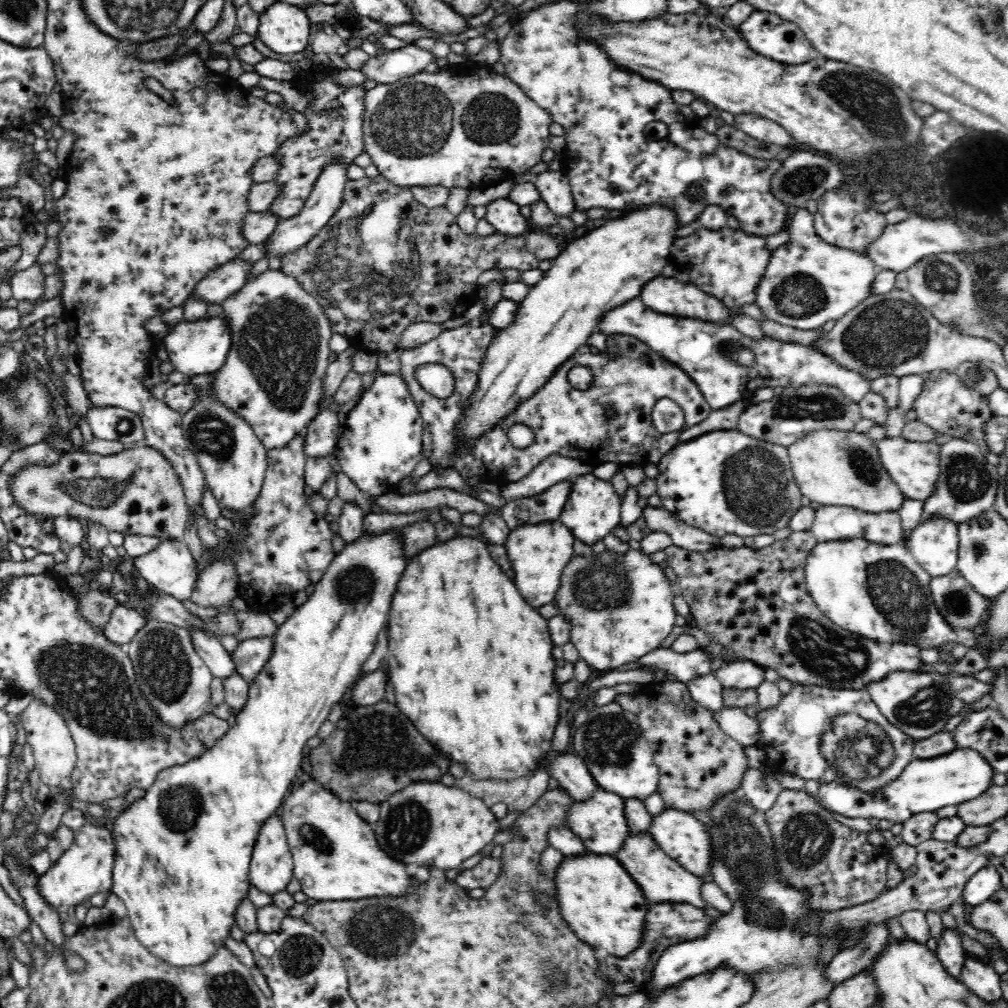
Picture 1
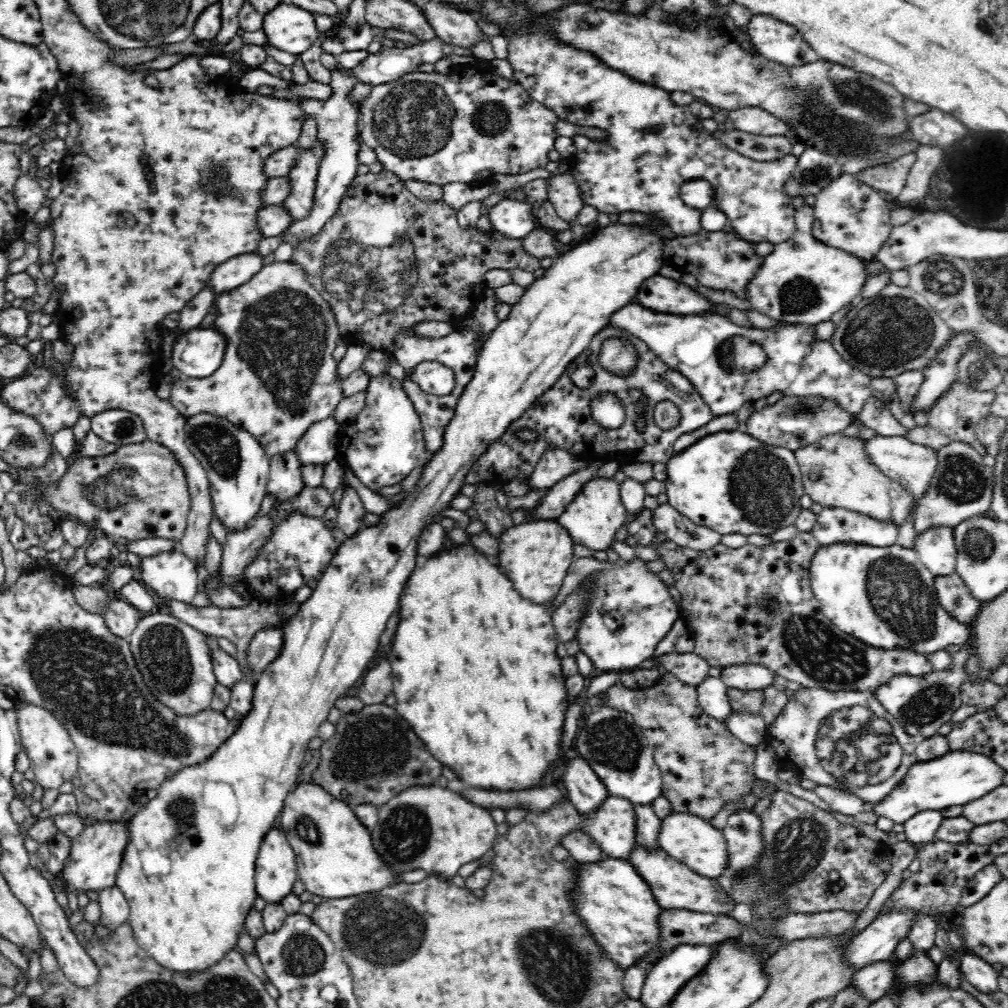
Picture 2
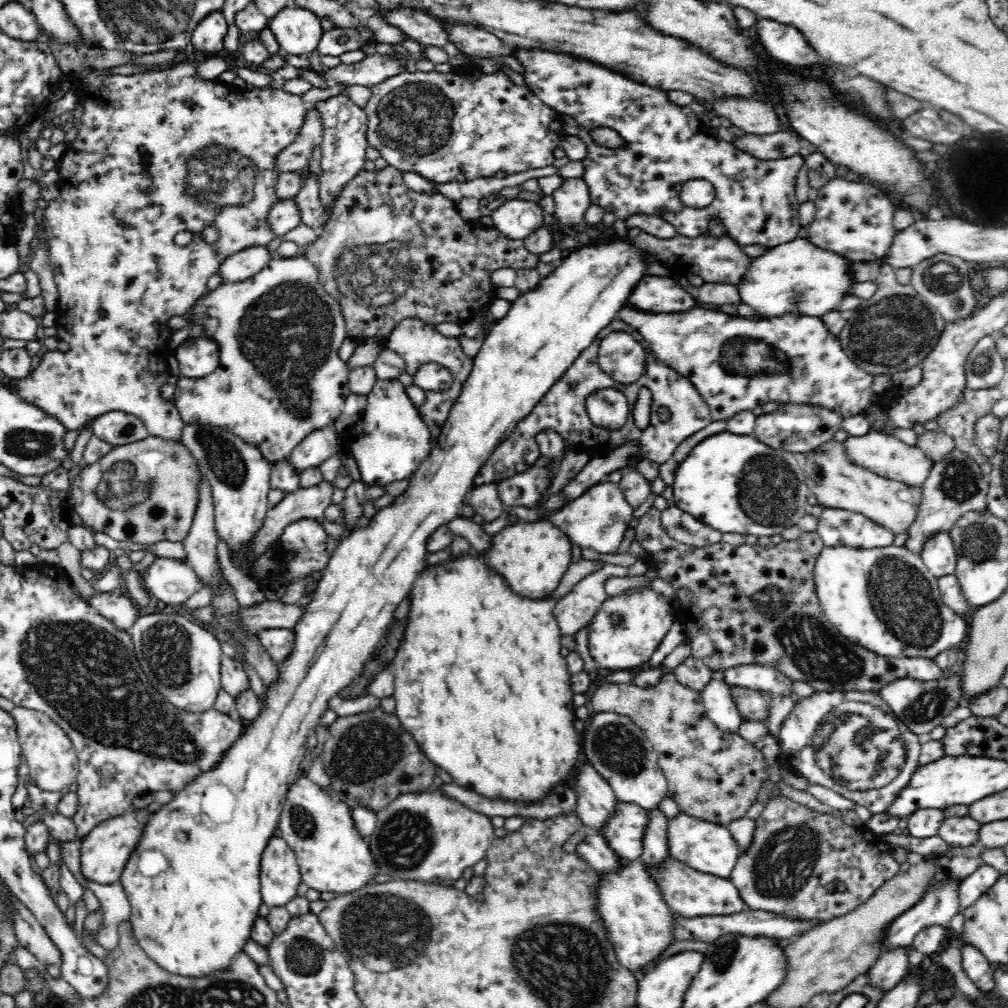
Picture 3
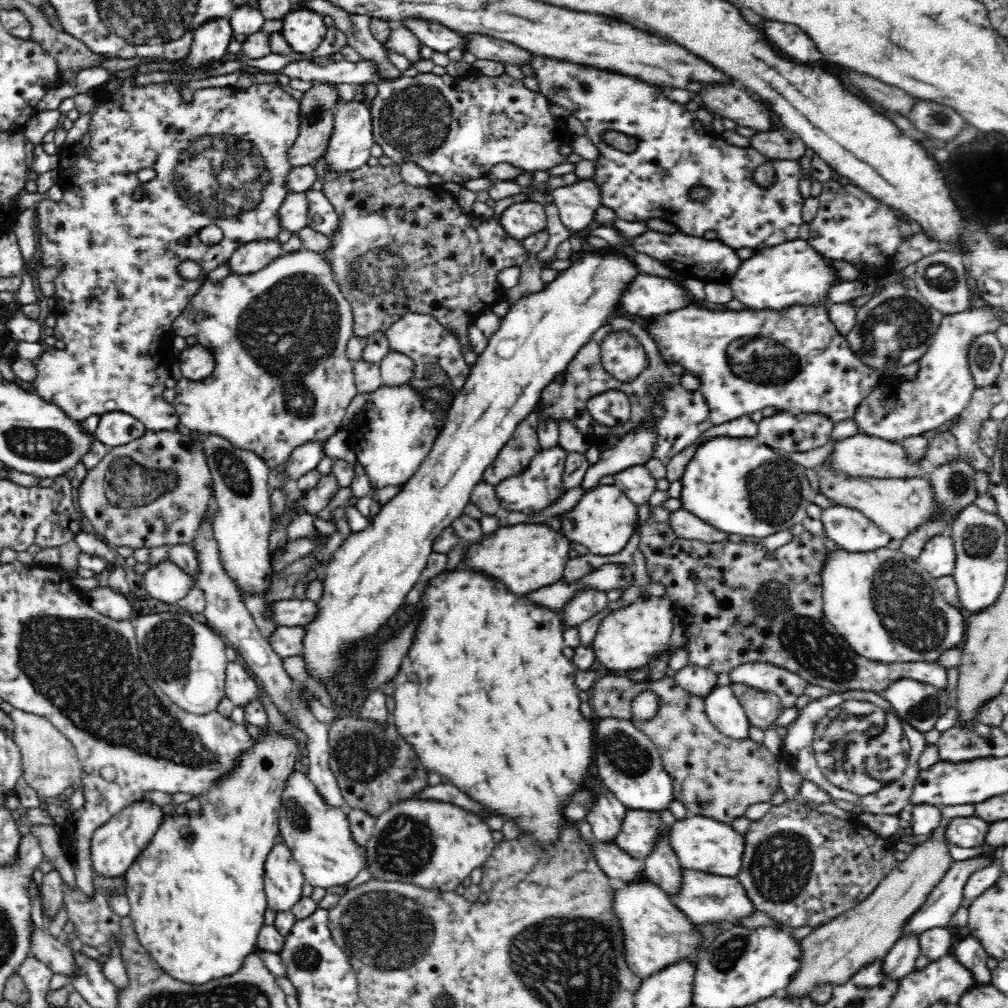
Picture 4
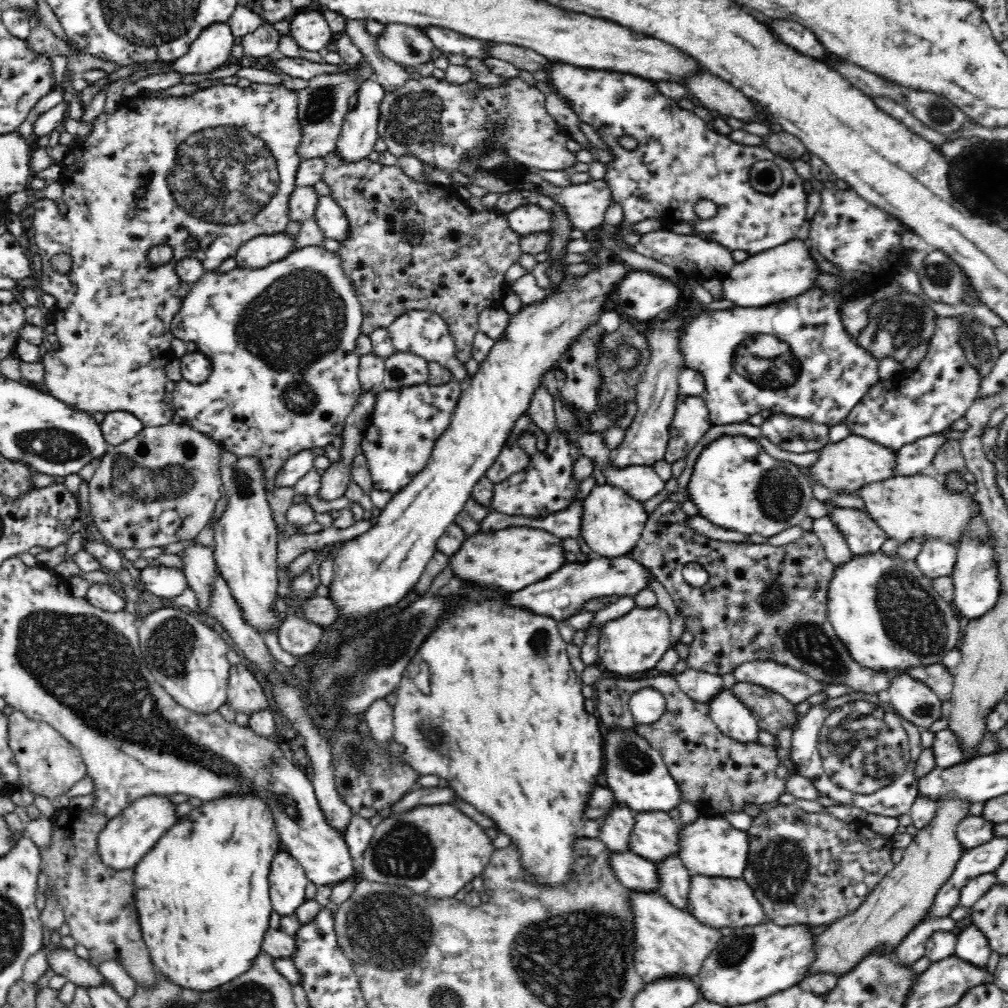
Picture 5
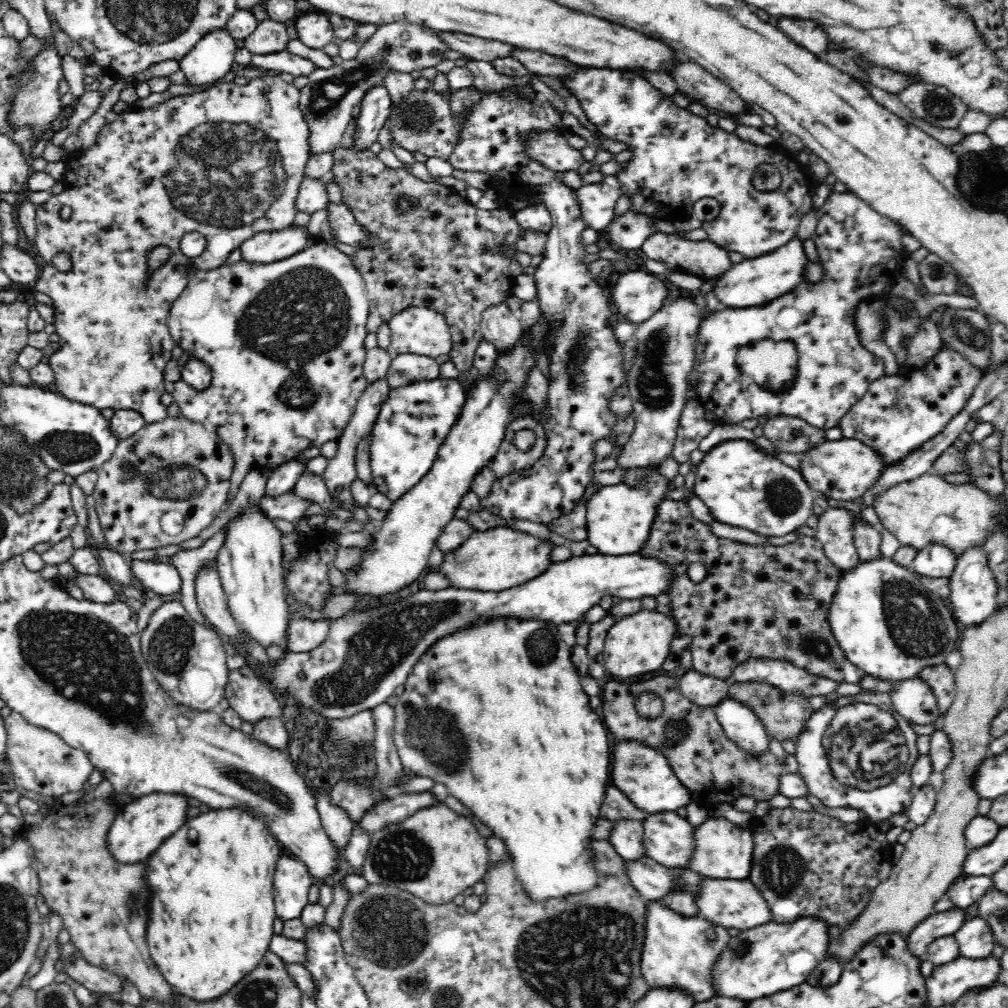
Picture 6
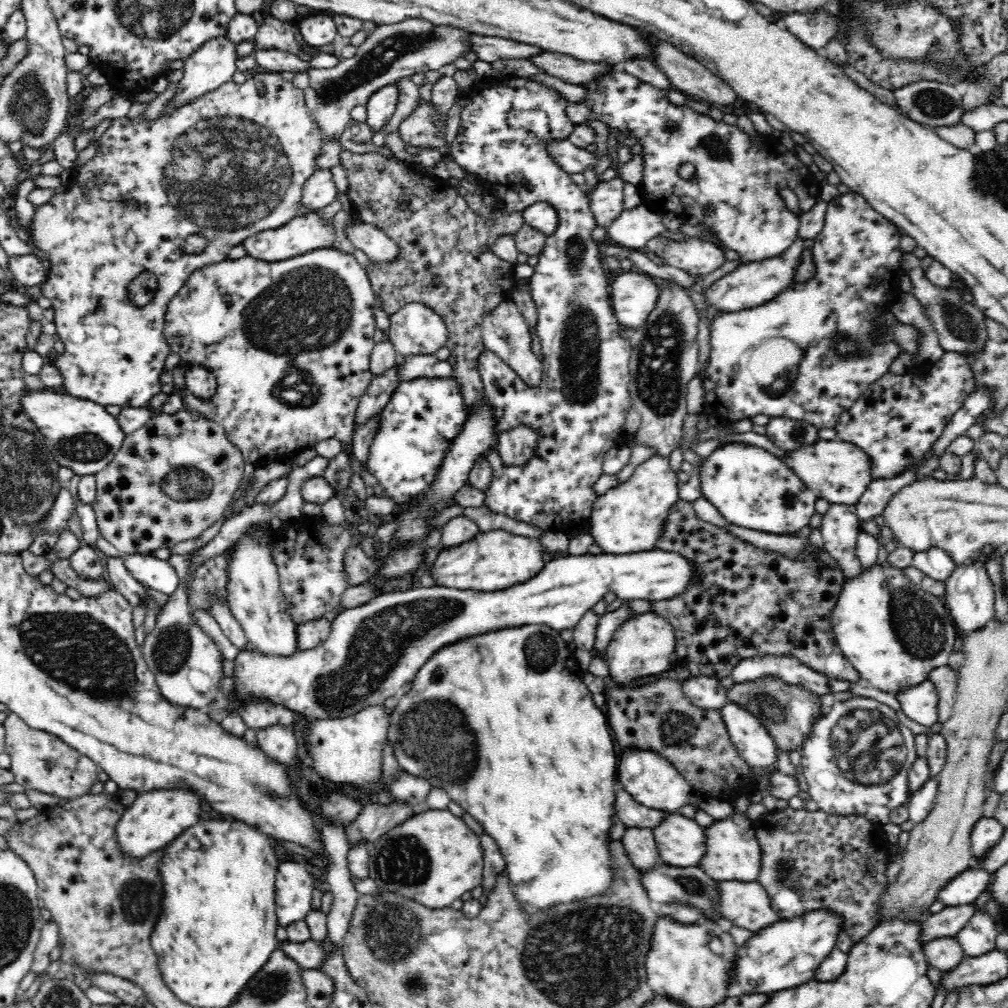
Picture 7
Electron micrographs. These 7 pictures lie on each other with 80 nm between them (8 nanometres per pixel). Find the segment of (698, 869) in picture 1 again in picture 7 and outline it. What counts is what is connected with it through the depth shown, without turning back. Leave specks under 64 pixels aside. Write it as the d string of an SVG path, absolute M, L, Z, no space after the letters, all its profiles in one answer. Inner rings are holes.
M735 813L724 820L715 820L703 828L706 853L698 864L705 874L716 882L739 881L753 882L758 879L761 870L761 847L756 839L752 820Z

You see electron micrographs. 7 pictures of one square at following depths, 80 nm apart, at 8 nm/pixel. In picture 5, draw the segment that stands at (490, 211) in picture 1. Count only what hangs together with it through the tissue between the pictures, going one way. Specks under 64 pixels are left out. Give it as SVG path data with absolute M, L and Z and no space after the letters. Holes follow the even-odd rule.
M525 204L516 207L506 214L510 229L523 236L535 232L548 232L551 228L552 219L548 212L536 204Z

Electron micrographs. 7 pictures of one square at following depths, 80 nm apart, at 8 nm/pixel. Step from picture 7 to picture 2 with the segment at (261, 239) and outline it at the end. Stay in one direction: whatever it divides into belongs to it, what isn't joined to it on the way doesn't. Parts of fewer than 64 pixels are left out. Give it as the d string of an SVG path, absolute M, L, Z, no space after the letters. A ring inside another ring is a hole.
M256 252L238 255L219 264L204 282L214 294L214 298L229 290L246 284L262 268L262 257Z

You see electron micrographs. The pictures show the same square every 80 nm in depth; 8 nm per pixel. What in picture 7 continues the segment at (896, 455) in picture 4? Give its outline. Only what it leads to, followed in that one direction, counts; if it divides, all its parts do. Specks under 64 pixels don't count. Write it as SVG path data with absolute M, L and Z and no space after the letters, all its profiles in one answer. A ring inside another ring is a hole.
M818 440L789 452L784 459L785 463L798 475L798 478L805 484L817 498L826 499L831 504L856 505L859 499L866 492L868 485L874 480L872 476L872 465L867 452L854 443L838 440Z

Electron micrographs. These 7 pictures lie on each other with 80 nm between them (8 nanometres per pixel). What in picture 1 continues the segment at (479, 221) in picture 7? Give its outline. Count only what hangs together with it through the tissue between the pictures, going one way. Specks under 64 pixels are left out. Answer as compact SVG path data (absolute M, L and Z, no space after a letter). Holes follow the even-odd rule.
M378 175L375 178L363 177L358 180L347 180L342 188L342 202L334 216L330 218L328 224L320 229L308 243L303 247L297 248L294 252L285 254L280 260L280 271L282 273L294 277L298 281L298 285L304 291L314 296L322 306L322 311L330 321L330 329L336 334L342 334L348 339L350 347L356 348L363 353L376 355L379 353L387 353L396 349L396 342L400 340L402 331L410 324L418 321L441 323L445 320L454 320L464 315L466 310L478 300L478 276L482 272L490 269L504 270L504 268L514 268L514 270L524 271L537 268L539 258L534 256L526 246L525 234L520 236L510 236L502 233L492 233L490 236L482 237L477 233L468 235L458 226L455 215L450 213L445 206L436 208L426 208L420 204L409 188L398 187L390 183L386 177Z

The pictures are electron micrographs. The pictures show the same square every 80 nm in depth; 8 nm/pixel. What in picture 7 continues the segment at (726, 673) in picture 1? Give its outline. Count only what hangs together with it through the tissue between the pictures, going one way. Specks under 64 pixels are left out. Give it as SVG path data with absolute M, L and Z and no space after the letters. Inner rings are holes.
M755 656L741 660L731 672L730 678L736 683L752 682L765 676L776 677L786 684L801 685L820 696L844 692L851 682L835 679L810 669L800 659L788 656Z

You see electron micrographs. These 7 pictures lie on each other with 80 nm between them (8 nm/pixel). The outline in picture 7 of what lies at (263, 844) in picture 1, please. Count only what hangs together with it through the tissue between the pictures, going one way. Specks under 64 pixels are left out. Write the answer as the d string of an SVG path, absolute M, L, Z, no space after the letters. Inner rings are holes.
M281 862L275 877L275 906L279 924L286 927L312 911L312 890L320 877L308 863Z

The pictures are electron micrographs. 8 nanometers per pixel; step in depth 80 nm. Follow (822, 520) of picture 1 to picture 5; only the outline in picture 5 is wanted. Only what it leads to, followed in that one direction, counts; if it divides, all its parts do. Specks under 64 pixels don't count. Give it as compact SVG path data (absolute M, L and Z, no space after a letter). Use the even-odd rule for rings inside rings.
M832 508L828 517L854 555L878 552L888 540L888 535L862 510Z

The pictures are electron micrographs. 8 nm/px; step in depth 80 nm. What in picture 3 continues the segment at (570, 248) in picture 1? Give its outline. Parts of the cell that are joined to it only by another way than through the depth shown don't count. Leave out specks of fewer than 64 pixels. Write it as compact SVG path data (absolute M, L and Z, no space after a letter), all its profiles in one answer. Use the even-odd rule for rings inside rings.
M628 234L623 237L618 235L603 237L586 245L579 245L572 250L564 258L556 263L556 268L548 273L546 277L540 280L534 289L524 292L517 298L505 314L504 318L496 321L488 334L485 337L483 345L476 353L473 360L472 374L466 379L466 382L462 388L459 398L455 401L455 404L448 415L448 420L443 425L440 438L438 442L433 443L433 449L430 454L422 461L422 464L416 469L410 479L408 490L401 496L396 497L396 501L390 506L380 509L368 523L368 526L361 527L358 530L350 532L350 534L339 541L338 546L332 553L326 568L318 580L317 588L310 595L310 602L304 606L304 614L300 616L300 620L294 624L294 648L292 652L284 658L281 662L278 662L278 676L276 680L272 680L270 684L264 684L264 696L258 698L258 704L260 704L260 714L254 718L245 722L245 728L240 738L236 742L232 742L232 746L222 754L220 762L216 766L212 766L210 770L206 772L200 772L198 776L194 776L192 780L188 780L184 784L184 788L180 790L170 790L171 799L167 803L160 804L159 809L146 816L144 824L142 824L142 835L139 844L132 852L131 858L128 859L128 863L125 865L124 871L120 876L118 883L123 887L124 892L131 905L131 916L129 922L132 925L134 937L136 941L142 947L142 950L159 966L164 968L164 971L168 971L172 974L201 978L208 977L217 971L224 971L234 960L234 956L238 952L242 952L246 940L251 938L250 928L254 920L259 916L258 910L260 904L263 903L262 895L260 894L261 885L259 882L260 877L260 859L263 856L264 850L267 848L268 841L270 841L275 833L278 833L277 826L279 825L280 815L286 800L288 789L296 782L298 776L298 770L307 762L310 749L307 746L306 739L315 732L320 726L320 719L324 713L329 709L329 700L335 697L339 692L350 686L354 679L362 673L364 665L368 660L371 660L373 656L377 655L380 644L384 642L388 624L393 622L394 612L398 608L398 604L408 597L408 592L412 588L412 582L418 578L420 572L422 572L425 566L426 554L426 542L428 542L428 536L438 529L438 526L446 525L452 518L460 516L461 509L467 504L466 494L470 493L474 486L472 480L474 480L476 474L478 474L478 468L484 464L490 458L494 448L500 443L504 443L514 431L516 424L519 424L530 412L536 407L536 404L540 403L540 400L546 395L546 392L558 382L558 379L568 371L568 368L578 359L580 353L585 351L589 345L596 340L599 331L602 331L605 326L608 326L614 318L616 313L622 309L626 304L629 296L632 294L633 288L648 275L647 270L649 266L656 261L649 252L638 248L631 240L631 236Z

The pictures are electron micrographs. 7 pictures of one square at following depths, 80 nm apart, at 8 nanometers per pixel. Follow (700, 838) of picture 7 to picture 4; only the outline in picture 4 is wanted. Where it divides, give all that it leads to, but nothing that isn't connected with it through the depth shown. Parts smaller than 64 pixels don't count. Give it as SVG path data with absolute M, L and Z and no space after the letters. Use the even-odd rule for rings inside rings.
M626 808L620 832L616 832L615 844L634 859L646 859L657 844L660 835L660 815L657 811Z

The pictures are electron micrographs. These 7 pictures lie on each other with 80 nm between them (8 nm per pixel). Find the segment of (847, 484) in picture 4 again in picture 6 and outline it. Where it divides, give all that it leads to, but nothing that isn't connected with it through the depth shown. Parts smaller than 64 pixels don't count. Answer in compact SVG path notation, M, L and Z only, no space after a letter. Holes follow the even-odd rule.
M924 473L914 480L892 484L873 497L872 507L884 530L893 534L902 545L918 550L938 543L952 549L958 557L972 544L984 544L992 528L996 528L1001 506L995 498L972 482L952 484L941 477Z

